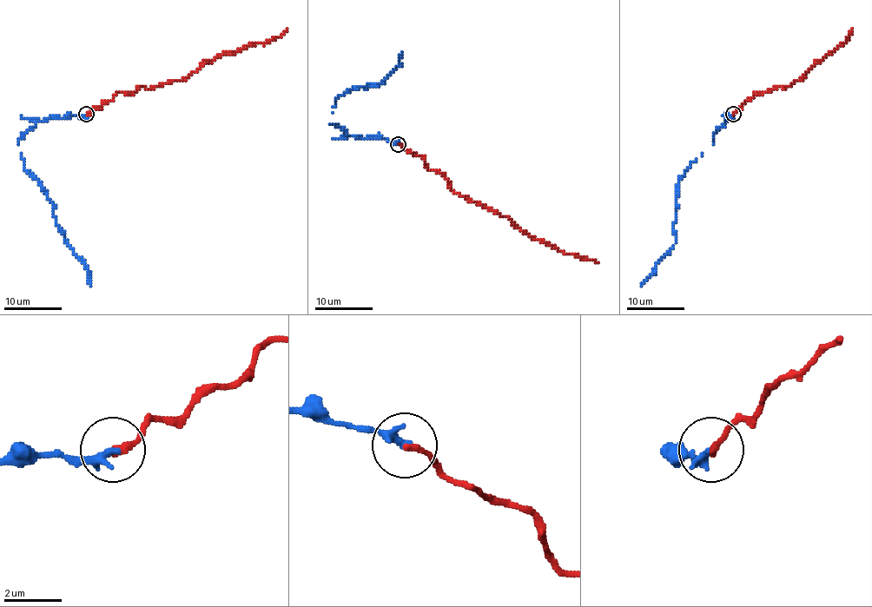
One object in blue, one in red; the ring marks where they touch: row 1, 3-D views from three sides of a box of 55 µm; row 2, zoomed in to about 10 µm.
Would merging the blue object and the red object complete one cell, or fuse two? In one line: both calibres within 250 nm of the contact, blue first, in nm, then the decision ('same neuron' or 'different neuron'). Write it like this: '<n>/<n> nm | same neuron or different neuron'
320/240 nm | same neuron

